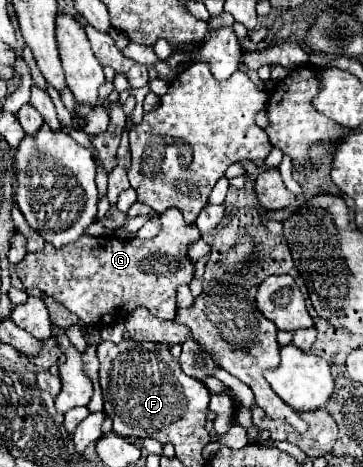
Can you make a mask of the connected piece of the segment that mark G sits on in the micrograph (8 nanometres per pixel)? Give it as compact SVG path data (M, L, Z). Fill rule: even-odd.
M166 210L160 214L162 220L162 232L152 238L152 240L120 240L116 236L82 236L74 246L62 246L54 248L50 242L44 244L42 252L28 252L26 258L16 264L16 274L22 280L26 288L40 288L46 296L52 296L56 302L66 306L72 314L76 314L84 326L106 326L112 322L122 320L122 310L134 312L138 306L144 306L150 314L164 318L164 320L174 320L176 316L176 288L180 284L190 284L194 276L194 268L190 264L190 258L186 254L188 244L198 240L198 228L188 226L180 214L180 210Z

